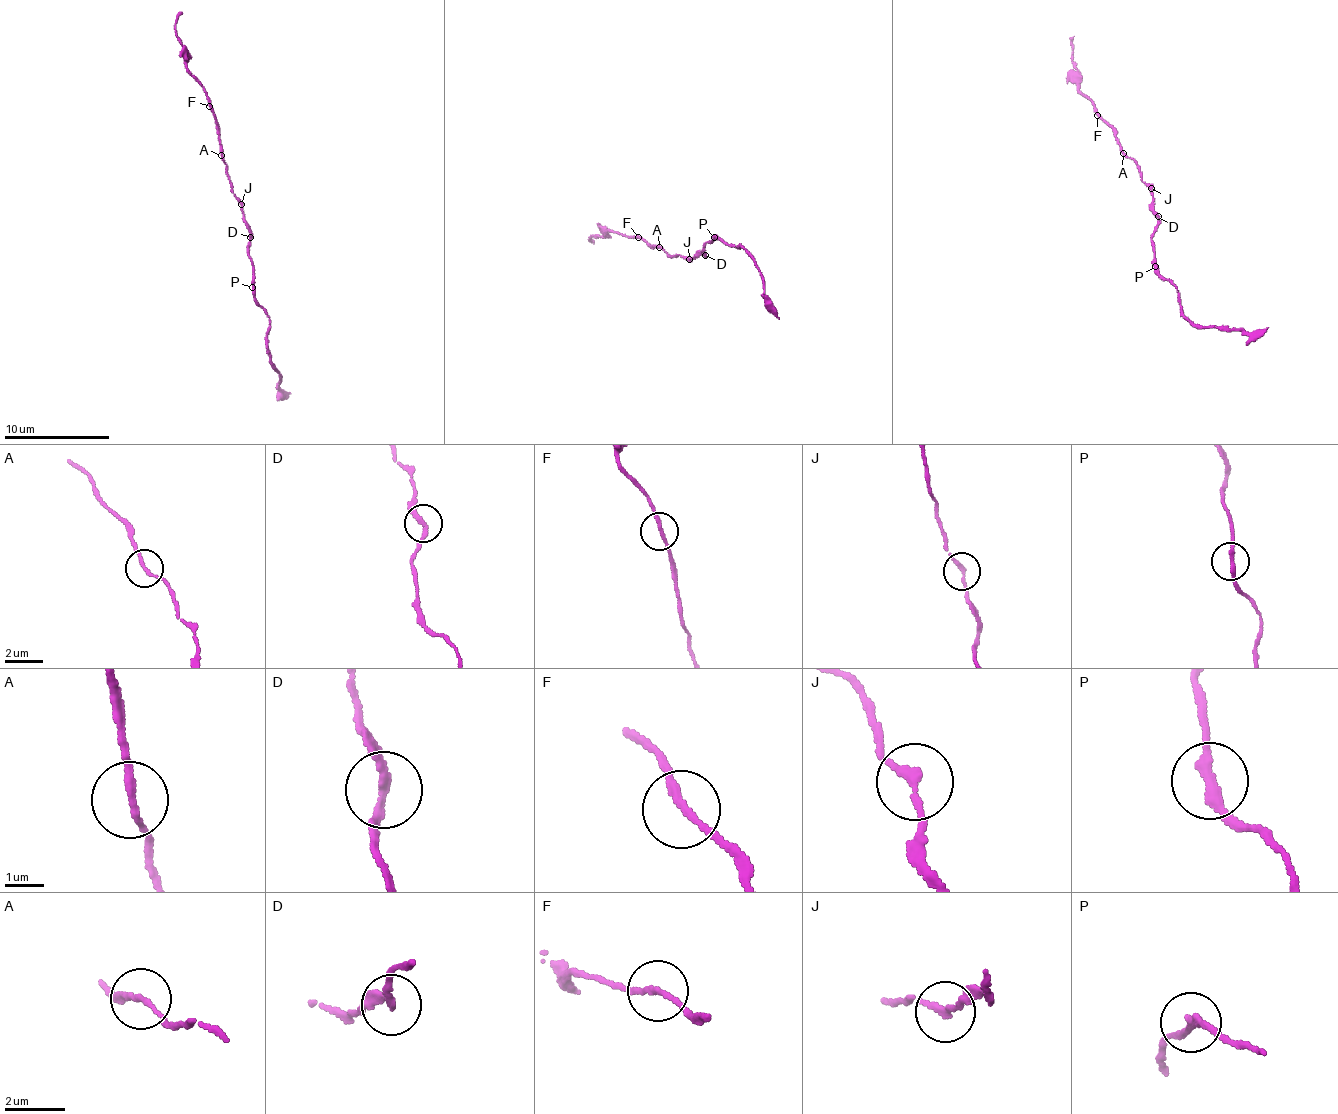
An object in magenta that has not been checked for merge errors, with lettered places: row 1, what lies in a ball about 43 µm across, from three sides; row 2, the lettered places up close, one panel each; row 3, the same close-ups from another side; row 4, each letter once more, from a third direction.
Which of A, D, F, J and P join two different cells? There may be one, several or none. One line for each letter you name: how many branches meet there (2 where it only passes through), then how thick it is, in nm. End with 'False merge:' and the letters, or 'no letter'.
J: branches 2; calibre 190 nm
False merge: J

